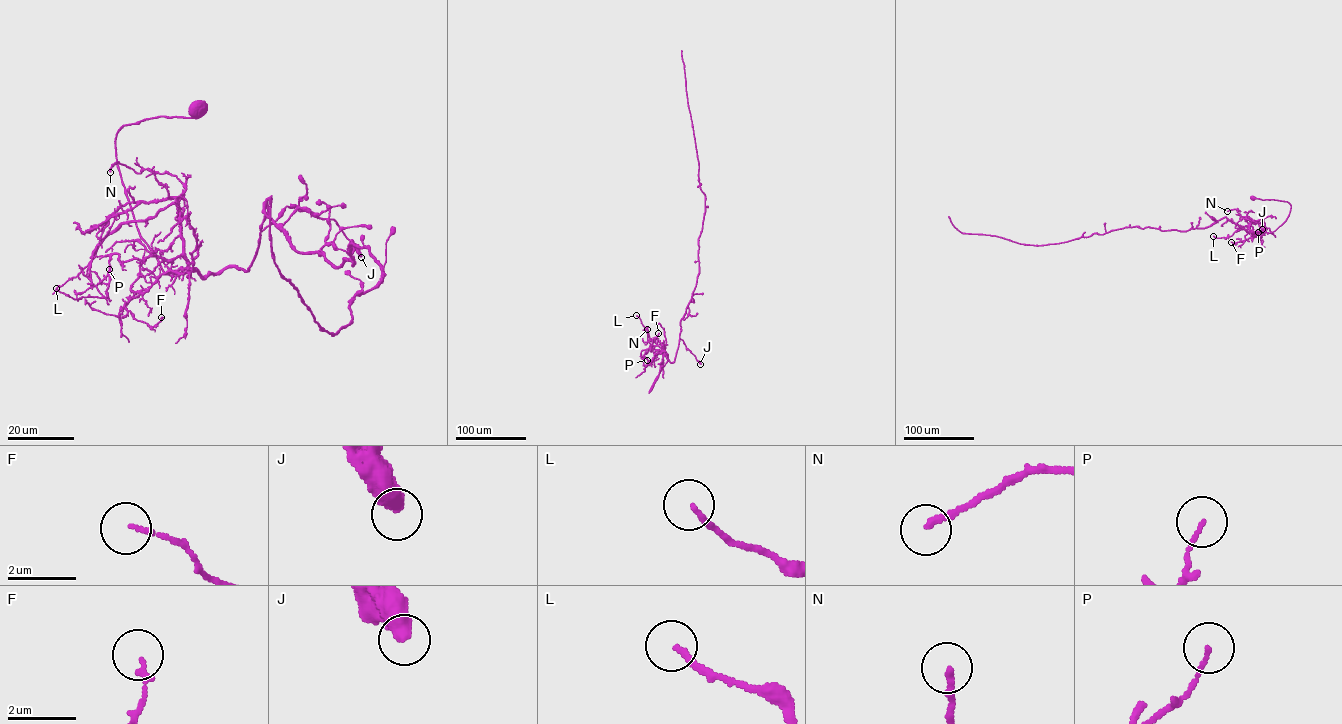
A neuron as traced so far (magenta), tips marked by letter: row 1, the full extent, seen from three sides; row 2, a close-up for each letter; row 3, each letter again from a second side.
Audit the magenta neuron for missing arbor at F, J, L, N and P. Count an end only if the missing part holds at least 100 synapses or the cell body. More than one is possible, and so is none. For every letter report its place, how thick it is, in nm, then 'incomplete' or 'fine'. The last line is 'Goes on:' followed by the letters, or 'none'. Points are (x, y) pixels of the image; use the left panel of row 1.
F: at (161, 317); 140 nm thick; fine
J: at (361, 257); 460 nm thick; fine
L: at (56, 288); 160 nm thick; fine
N: at (110, 172); 190 nm thick; fine
P: at (109, 269); 110 nm thick; fine
Goes on: none

